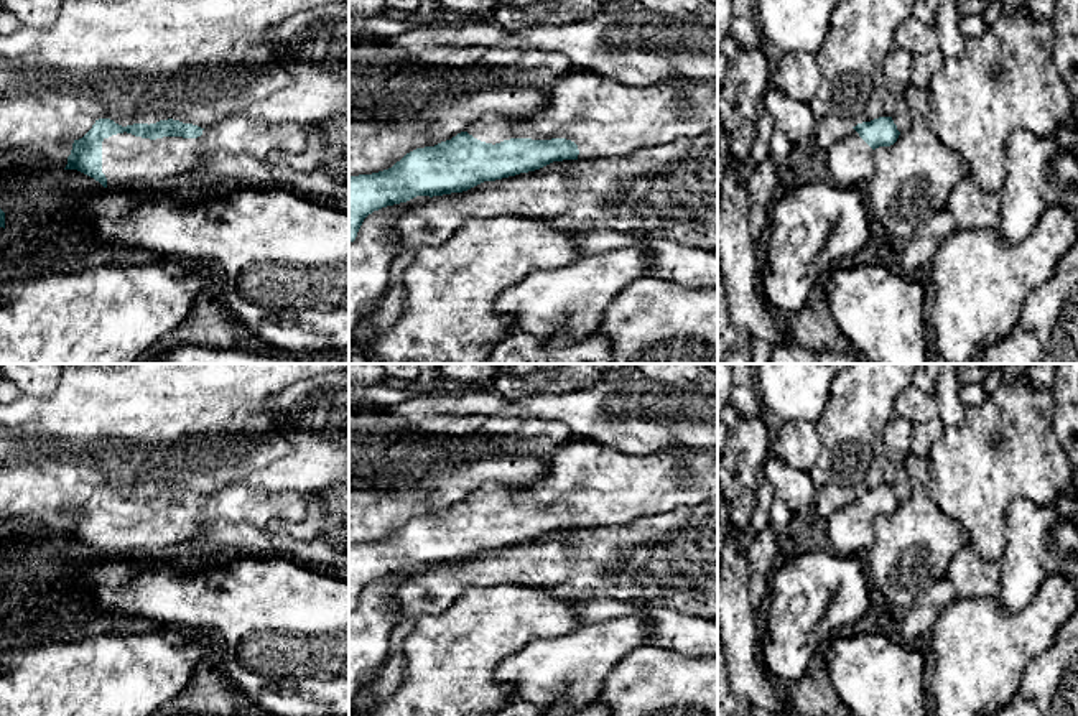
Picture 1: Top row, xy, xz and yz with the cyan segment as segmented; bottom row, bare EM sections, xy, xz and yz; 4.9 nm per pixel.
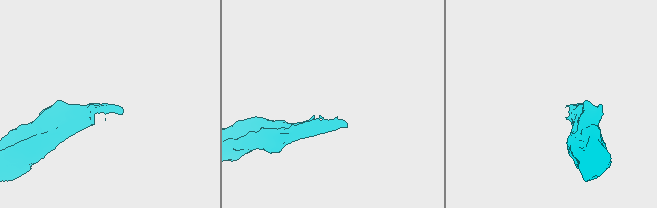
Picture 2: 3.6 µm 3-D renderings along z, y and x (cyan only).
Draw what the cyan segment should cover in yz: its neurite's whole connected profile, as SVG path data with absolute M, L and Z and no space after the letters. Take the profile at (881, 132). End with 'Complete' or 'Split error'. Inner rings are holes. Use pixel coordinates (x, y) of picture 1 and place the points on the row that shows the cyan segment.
M879 117L849 128L826 150L834 186L867 189L874 176L874 150L894 145L899 135L892 117Z. Split error

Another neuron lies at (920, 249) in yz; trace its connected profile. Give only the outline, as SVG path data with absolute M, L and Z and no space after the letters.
M945 207L935 212L910 239L902 252L902 272L913 278L922 268L930 267L941 242L956 230L950 211Z

